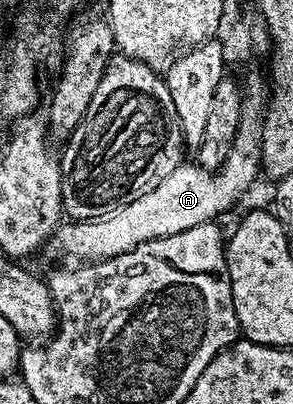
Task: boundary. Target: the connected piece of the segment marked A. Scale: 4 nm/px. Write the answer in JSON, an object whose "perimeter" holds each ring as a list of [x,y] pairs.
{"perimeter":[[[244,116],[236,132],[232,152],[228,152],[228,158],[219,170],[206,170],[197,164],[178,166],[169,176],[164,176],[164,180],[160,180],[152,192],[144,192],[140,200],[121,203],[99,218],[70,220],[59,225],[52,235],[52,242],[64,253],[71,254],[74,260],[87,263],[115,258],[148,240],[176,236],[176,232],[196,228],[196,224],[215,221],[219,217],[217,214],[232,209],[234,201],[253,184],[254,177],[260,174],[261,165],[262,118]]]}

